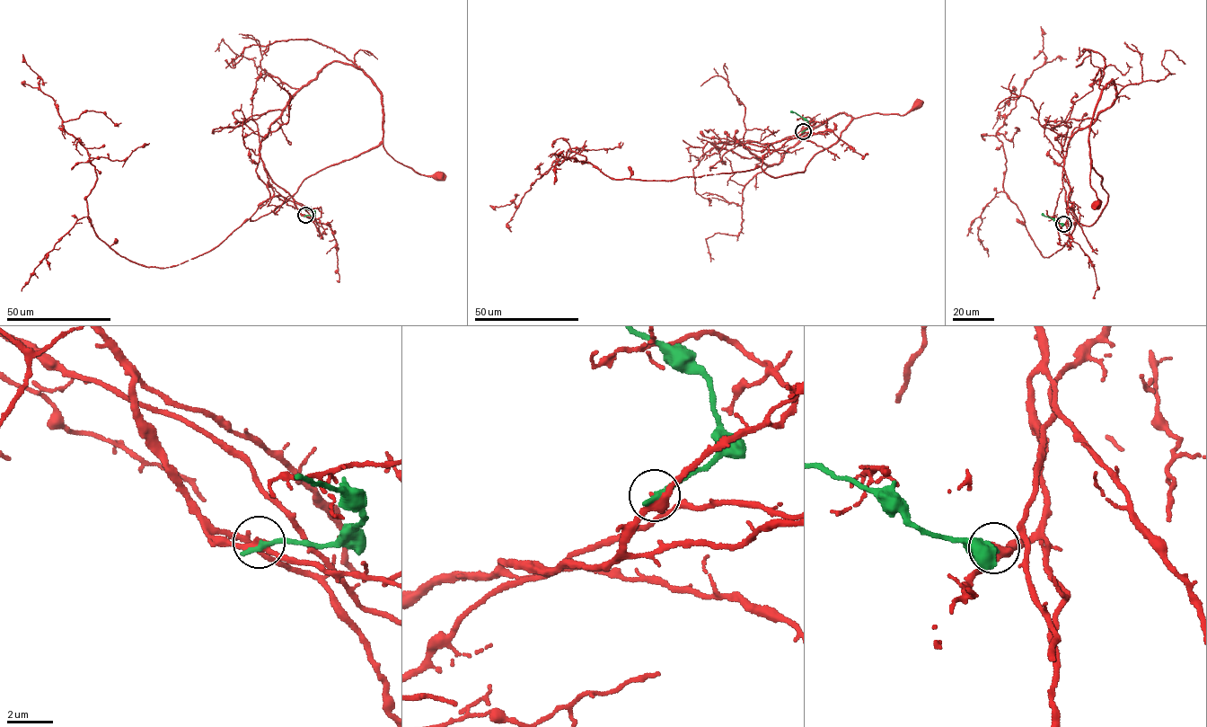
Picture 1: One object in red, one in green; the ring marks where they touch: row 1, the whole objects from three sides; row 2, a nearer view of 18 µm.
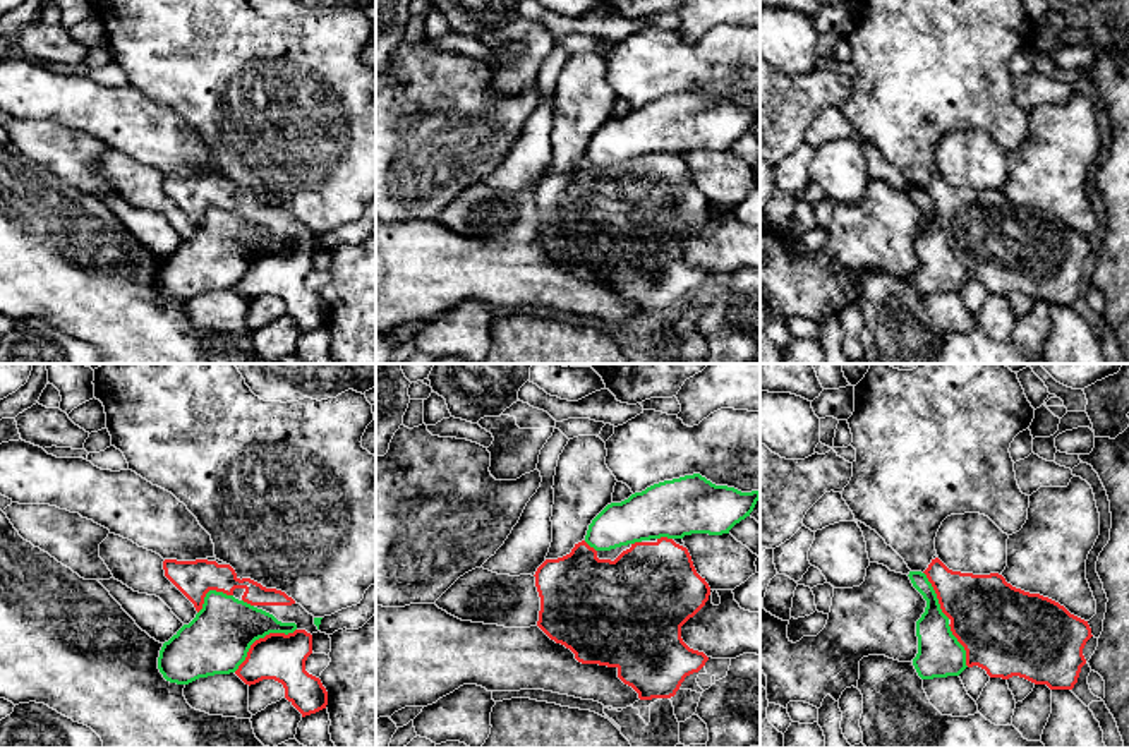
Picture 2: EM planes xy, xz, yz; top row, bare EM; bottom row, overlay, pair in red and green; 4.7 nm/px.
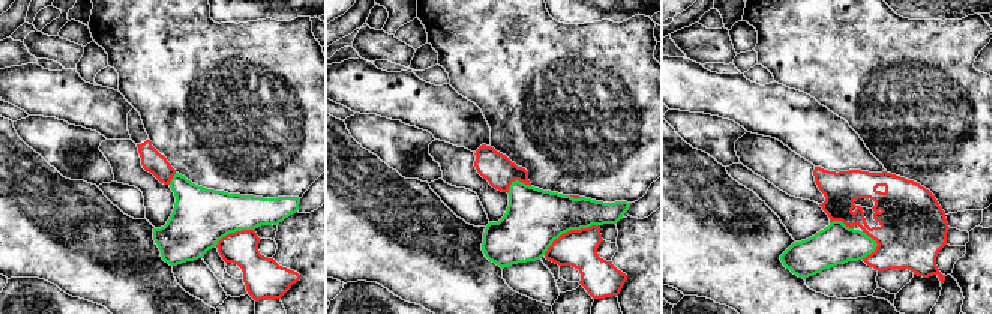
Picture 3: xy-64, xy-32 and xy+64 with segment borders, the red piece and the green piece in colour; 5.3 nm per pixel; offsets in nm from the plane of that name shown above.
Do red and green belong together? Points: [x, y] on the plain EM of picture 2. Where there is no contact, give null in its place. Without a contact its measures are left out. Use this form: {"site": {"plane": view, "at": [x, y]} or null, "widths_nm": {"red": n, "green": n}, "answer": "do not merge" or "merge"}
{"site": {"plane": "xy", "at": [259, 254]}, "widths_nm": {"red": 220, "green": 300}, "answer": "do not merge"}

